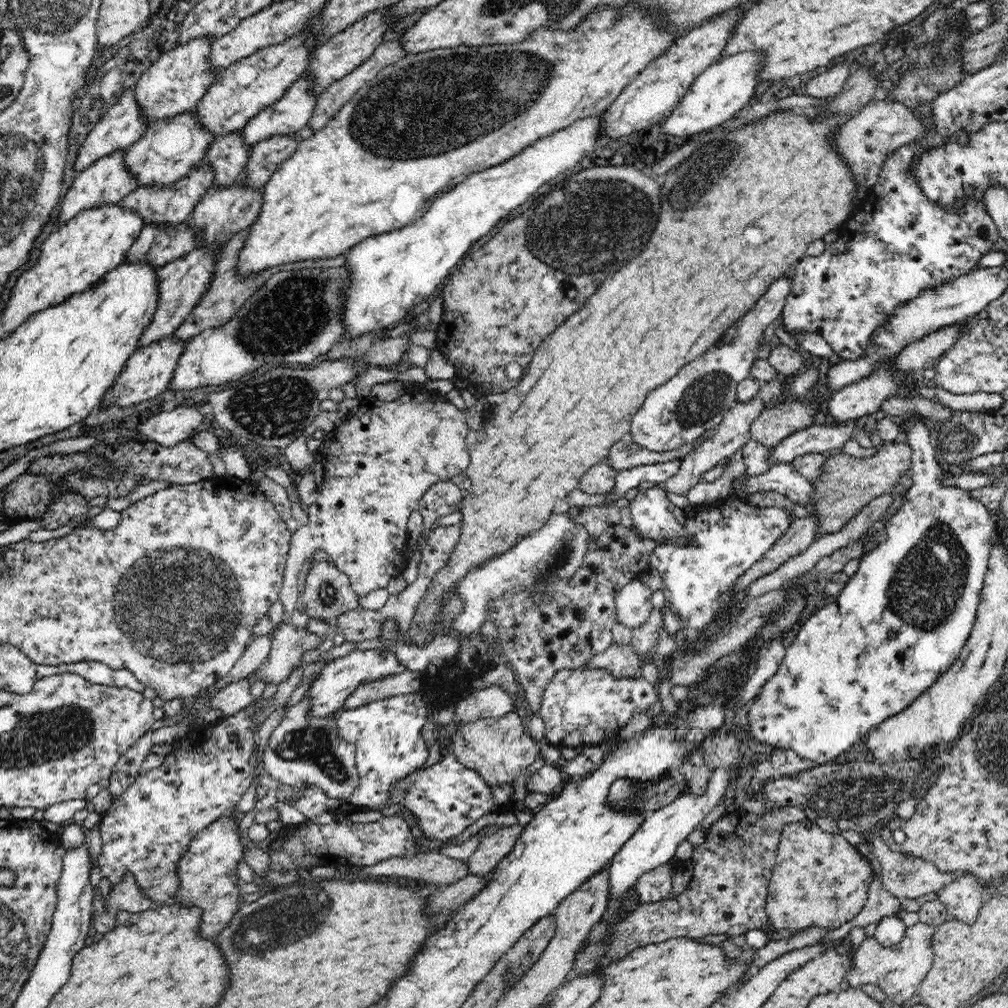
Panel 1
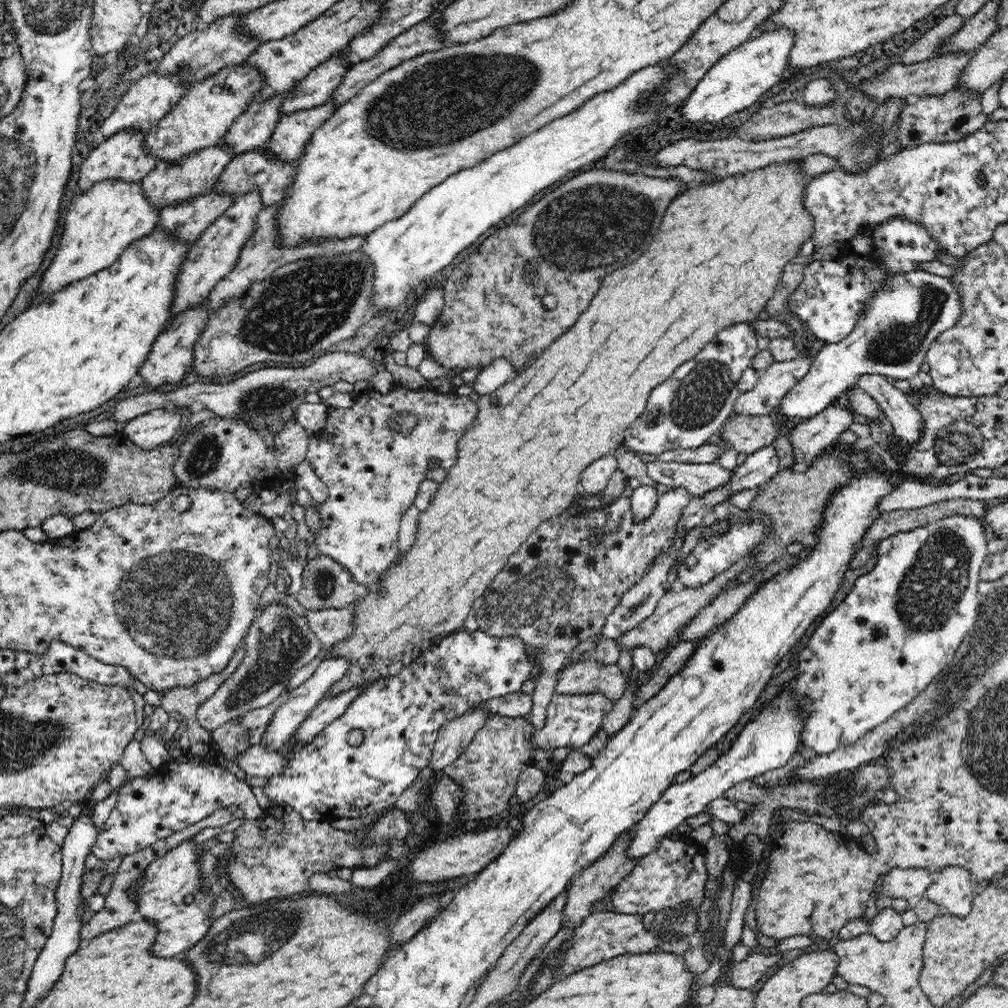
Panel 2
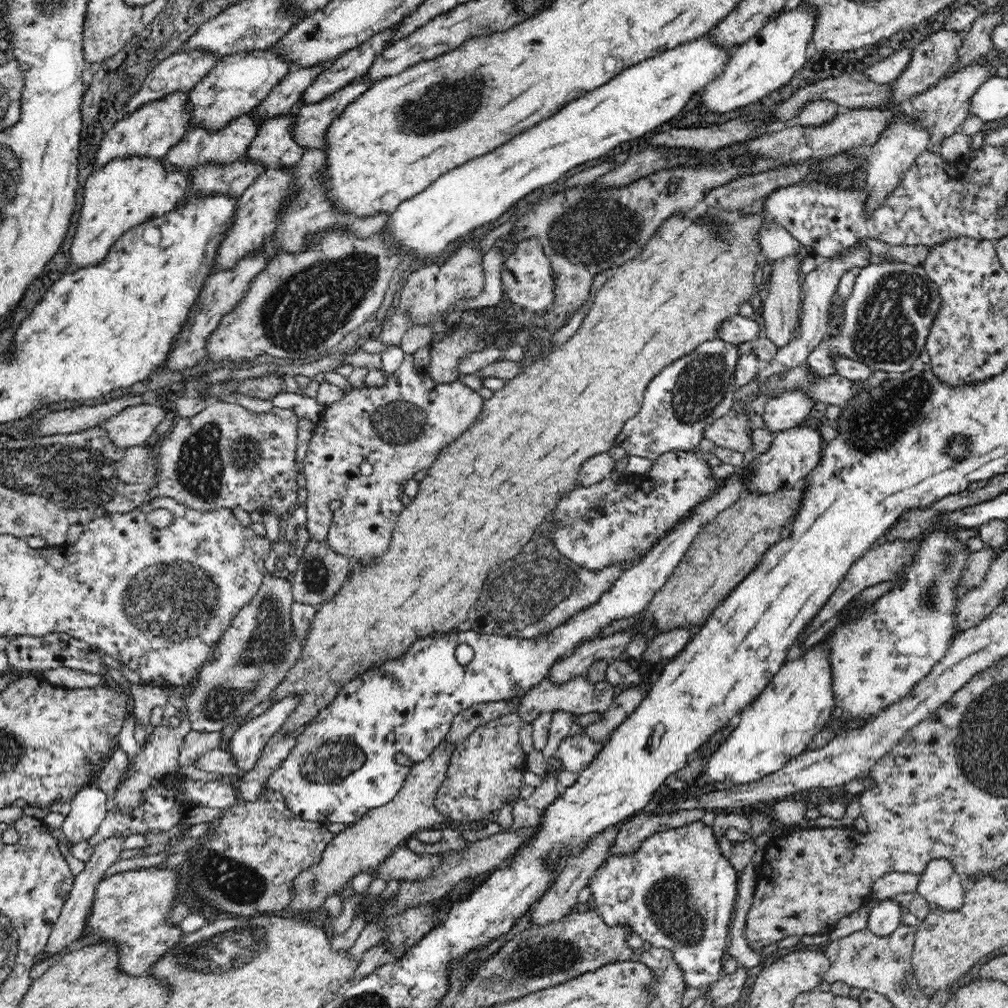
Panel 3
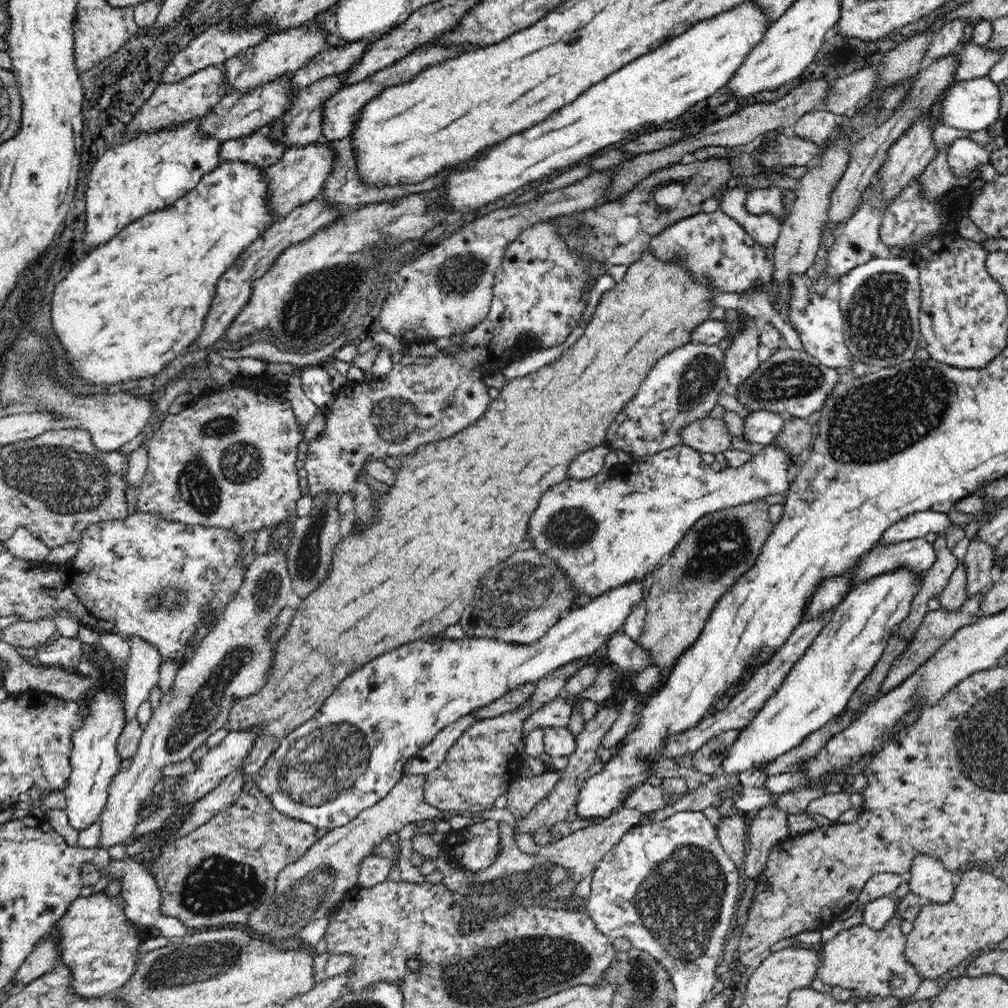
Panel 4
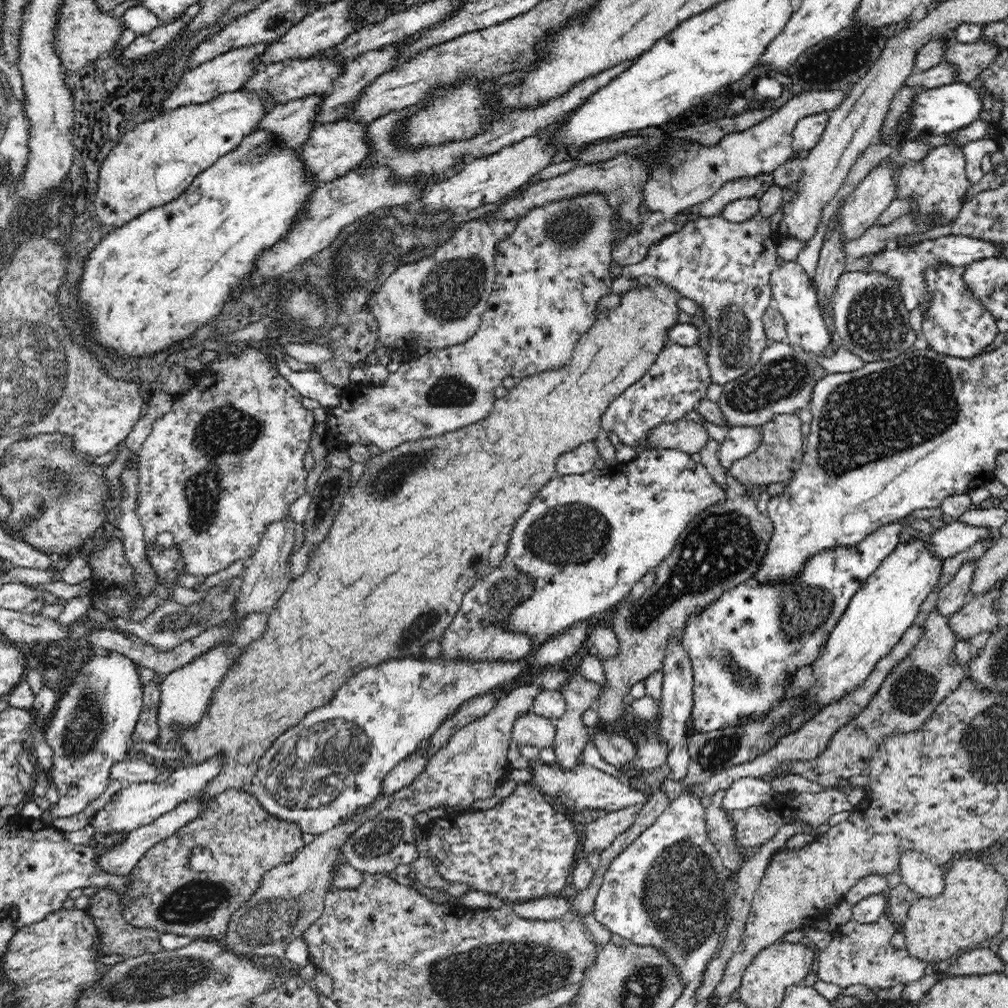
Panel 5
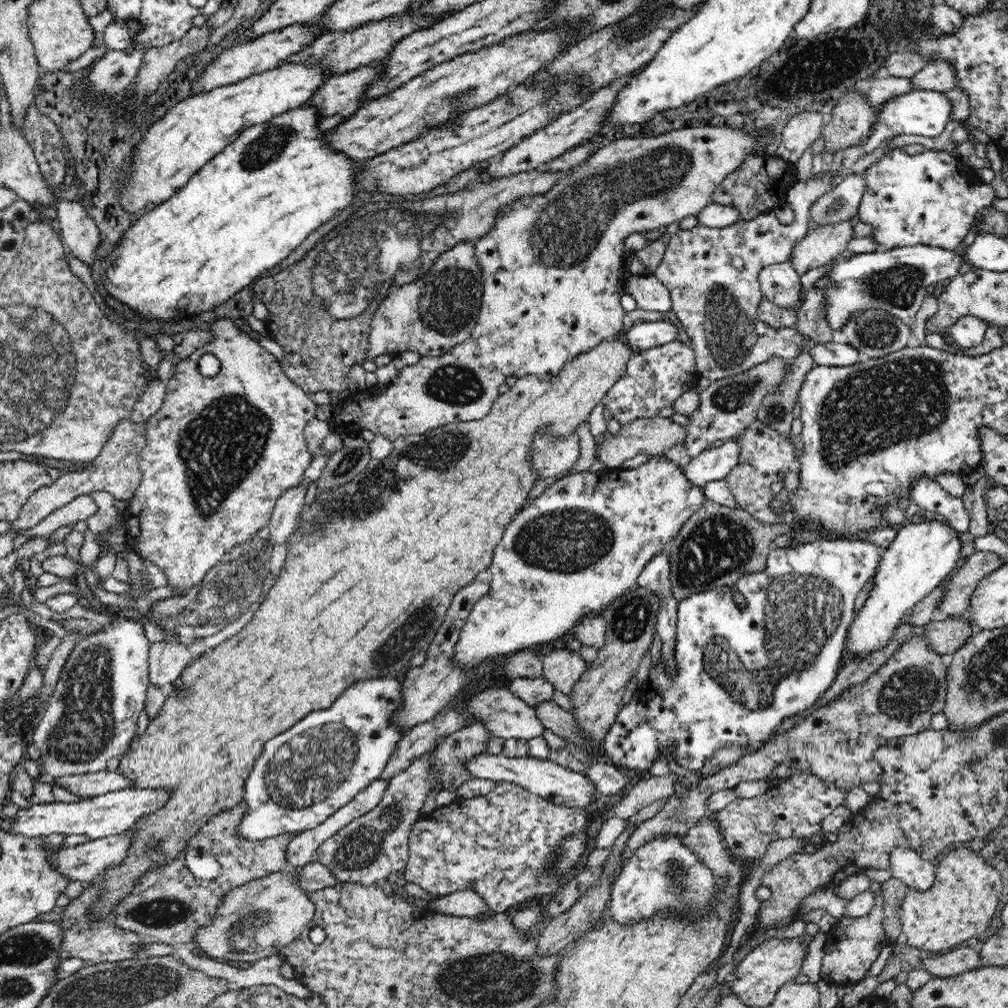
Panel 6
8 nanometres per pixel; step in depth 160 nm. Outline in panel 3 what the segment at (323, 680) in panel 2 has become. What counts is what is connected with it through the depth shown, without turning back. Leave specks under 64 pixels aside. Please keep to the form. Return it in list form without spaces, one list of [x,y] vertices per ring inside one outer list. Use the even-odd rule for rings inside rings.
[[[288,694],[270,710],[244,723],[231,737],[230,752],[243,773],[252,770],[265,751],[268,741],[283,728],[292,711],[301,701],[299,694]]]

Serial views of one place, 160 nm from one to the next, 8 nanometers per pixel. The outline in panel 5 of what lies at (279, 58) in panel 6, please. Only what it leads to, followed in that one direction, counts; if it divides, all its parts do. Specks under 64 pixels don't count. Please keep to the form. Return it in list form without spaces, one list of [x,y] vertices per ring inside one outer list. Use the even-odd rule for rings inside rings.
[[[268,43],[248,45],[244,48],[235,48],[216,56],[212,60],[199,64],[196,68],[186,71],[180,78],[180,82],[170,90],[166,96],[159,114],[164,114],[176,108],[190,106],[190,104],[210,104],[217,96],[230,91],[238,91],[238,88],[248,82],[248,78],[257,70],[252,67],[252,60],[260,56],[268,48]]]

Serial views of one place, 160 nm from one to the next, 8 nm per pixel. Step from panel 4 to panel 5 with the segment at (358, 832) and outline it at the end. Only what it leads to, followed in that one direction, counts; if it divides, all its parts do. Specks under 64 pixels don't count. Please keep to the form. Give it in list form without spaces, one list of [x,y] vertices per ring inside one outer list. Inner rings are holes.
[[[394,794],[378,796],[370,806],[354,814],[352,818],[332,827],[315,837],[310,837],[307,846],[292,862],[279,864],[267,871],[252,898],[232,914],[227,931],[221,937],[227,948],[246,956],[278,956],[285,958],[289,942],[303,932],[324,912],[326,893],[333,886],[335,868],[342,863],[344,846],[353,832],[362,824],[372,822],[384,814],[394,802]]]

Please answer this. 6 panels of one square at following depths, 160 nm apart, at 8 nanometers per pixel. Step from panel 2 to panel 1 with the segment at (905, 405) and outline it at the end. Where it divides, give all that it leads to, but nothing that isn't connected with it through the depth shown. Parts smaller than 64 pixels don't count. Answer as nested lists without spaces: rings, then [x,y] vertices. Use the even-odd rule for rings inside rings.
[[[909,417],[905,425],[906,430],[904,431],[903,440],[908,442],[908,445],[912,448],[912,468],[910,470],[912,484],[904,493],[900,507],[884,522],[886,539],[879,542],[879,545],[871,551],[862,552],[862,555],[858,556],[856,560],[857,571],[850,577],[850,580],[841,589],[840,594],[833,602],[824,604],[824,606],[813,612],[809,618],[798,622],[796,626],[798,631],[786,650],[780,668],[766,680],[748,710],[748,732],[755,736],[759,742],[771,744],[777,747],[778,750],[793,750],[800,758],[812,760],[819,765],[833,762],[837,756],[844,754],[846,750],[850,750],[858,740],[862,742],[872,728],[876,728],[888,716],[894,716],[894,714],[902,712],[927,688],[930,688],[936,682],[937,677],[946,672],[960,656],[963,646],[972,632],[978,606],[980,606],[982,587],[989,567],[991,546],[993,545],[998,525],[994,520],[990,519],[990,510],[978,499],[974,498],[970,490],[953,484],[945,484],[945,480],[949,479],[951,474],[948,473],[947,466],[936,457],[932,434],[924,425],[923,420]]]

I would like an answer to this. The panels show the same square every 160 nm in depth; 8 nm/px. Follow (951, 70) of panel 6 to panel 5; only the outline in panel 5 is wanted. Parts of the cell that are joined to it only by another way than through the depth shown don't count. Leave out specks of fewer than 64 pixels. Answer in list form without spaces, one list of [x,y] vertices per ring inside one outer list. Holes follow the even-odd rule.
[[[985,38],[970,44],[951,41],[943,58],[957,66],[958,82],[969,83],[997,59],[1000,51],[1001,46],[997,42]]]

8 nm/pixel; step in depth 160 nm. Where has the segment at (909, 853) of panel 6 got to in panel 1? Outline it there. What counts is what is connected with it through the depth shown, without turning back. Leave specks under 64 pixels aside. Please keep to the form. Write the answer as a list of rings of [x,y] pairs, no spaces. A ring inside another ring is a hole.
[[[960,873],[954,882],[947,884],[938,894],[950,917],[974,924],[984,904],[982,892],[985,889],[987,887],[976,875]]]

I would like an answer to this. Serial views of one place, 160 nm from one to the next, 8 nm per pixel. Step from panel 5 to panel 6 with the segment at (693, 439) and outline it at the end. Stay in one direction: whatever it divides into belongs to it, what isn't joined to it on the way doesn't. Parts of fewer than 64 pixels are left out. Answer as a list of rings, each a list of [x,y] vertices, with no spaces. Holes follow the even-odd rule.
[[[670,417],[639,418],[634,422],[622,425],[618,438],[606,433],[606,438],[600,444],[600,450],[596,456],[600,457],[600,462],[604,462],[606,466],[613,469],[621,467],[625,460],[630,460],[636,455],[654,456],[672,450],[674,446],[684,444],[686,438],[688,438],[688,433],[686,433],[685,426],[676,423]]]

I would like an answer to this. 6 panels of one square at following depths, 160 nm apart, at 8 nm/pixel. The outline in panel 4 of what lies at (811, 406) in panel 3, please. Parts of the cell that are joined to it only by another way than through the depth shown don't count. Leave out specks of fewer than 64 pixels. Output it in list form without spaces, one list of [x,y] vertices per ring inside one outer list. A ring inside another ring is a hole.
[[[756,410],[744,420],[746,437],[755,448],[772,444],[782,432],[786,414],[771,410]]]

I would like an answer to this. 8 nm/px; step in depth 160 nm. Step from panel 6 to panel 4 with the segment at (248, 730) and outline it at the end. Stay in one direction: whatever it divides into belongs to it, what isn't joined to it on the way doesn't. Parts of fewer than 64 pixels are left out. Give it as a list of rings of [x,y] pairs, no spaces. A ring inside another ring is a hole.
[[[644,248],[642,255],[636,262],[627,266],[626,274],[622,276],[620,282],[615,282],[610,290],[603,292],[600,296],[596,312],[584,334],[578,338],[578,341],[564,351],[558,360],[550,362],[543,366],[537,372],[532,372],[527,376],[516,378],[506,382],[499,392],[499,396],[488,404],[488,410],[484,416],[476,422],[467,426],[463,431],[458,432],[455,436],[432,442],[424,447],[417,448],[413,455],[402,456],[403,463],[400,469],[395,471],[395,483],[388,495],[378,495],[375,500],[379,504],[379,519],[362,532],[351,532],[349,535],[342,536],[342,540],[335,548],[328,578],[322,586],[314,589],[296,610],[288,632],[275,644],[275,655],[270,676],[266,684],[255,694],[249,697],[236,699],[232,703],[232,708],[227,718],[226,728],[231,731],[246,730],[257,726],[260,736],[256,737],[253,749],[246,757],[241,766],[244,775],[256,775],[256,773],[266,764],[268,757],[278,748],[280,741],[295,728],[310,720],[324,704],[324,701],[334,692],[334,689],[353,672],[356,672],[367,662],[374,660],[377,656],[386,654],[395,648],[400,648],[402,642],[412,642],[412,640],[433,639],[432,634],[444,632],[446,626],[454,626],[458,623],[463,615],[464,609],[471,603],[476,589],[480,585],[482,578],[486,575],[484,572],[489,571],[493,566],[506,560],[511,554],[518,551],[518,544],[526,542],[529,536],[529,520],[540,496],[552,486],[558,484],[560,480],[568,478],[568,466],[570,462],[580,456],[586,450],[594,450],[598,446],[607,443],[606,435],[608,427],[616,420],[620,411],[636,396],[640,385],[643,384],[650,370],[656,366],[656,362],[666,356],[676,348],[682,348],[686,344],[692,343],[692,334],[696,332],[696,326],[709,319],[711,312],[716,308],[716,296],[720,296],[719,290],[715,288],[713,282],[700,282],[693,277],[693,274],[683,266],[683,258],[657,258],[651,251],[651,248]]]

